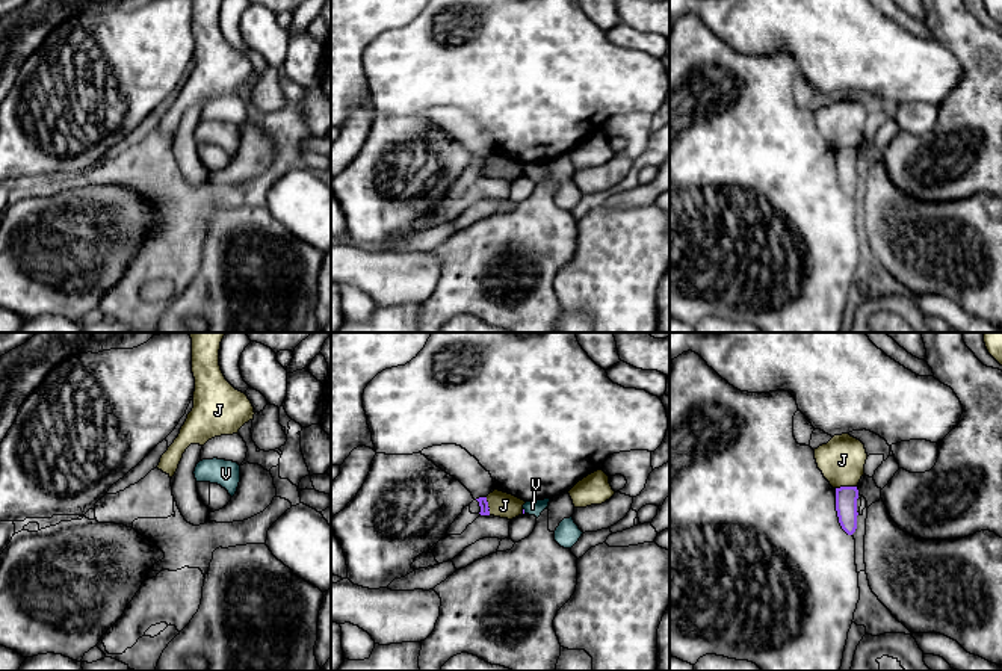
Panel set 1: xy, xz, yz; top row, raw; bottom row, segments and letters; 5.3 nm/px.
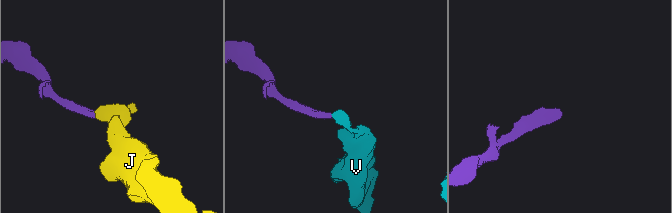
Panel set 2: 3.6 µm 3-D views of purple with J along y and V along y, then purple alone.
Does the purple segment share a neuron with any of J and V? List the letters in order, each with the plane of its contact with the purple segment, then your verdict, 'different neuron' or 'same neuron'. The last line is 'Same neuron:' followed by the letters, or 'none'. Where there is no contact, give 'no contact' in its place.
J: contact in yz; different neuron
V: contact in xz; different neuron
Same neuron: none

